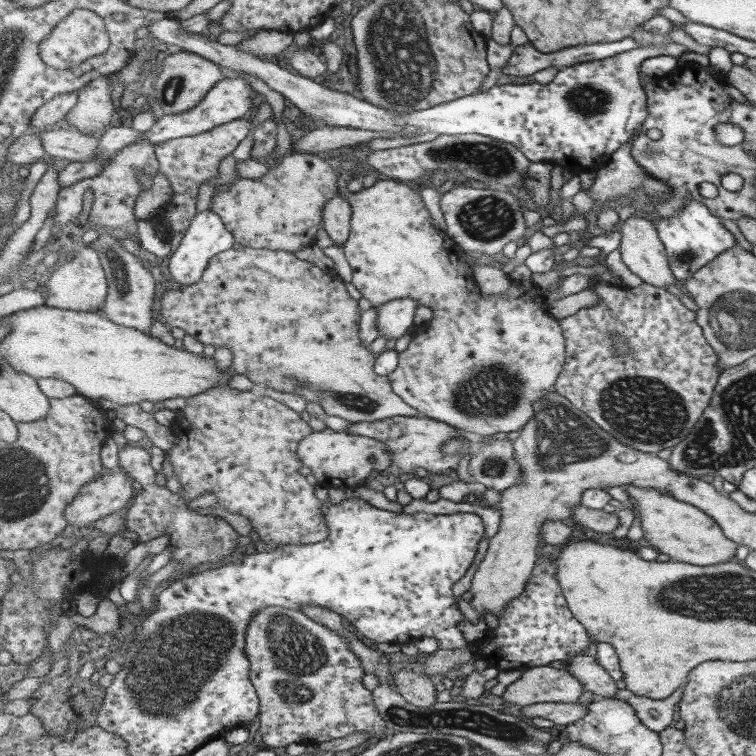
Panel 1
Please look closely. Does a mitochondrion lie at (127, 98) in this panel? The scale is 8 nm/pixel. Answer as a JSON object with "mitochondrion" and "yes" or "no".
{"mitochondrion":"no"}

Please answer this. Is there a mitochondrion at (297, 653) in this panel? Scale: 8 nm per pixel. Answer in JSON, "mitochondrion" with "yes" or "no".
{"mitochondrion":"yes"}

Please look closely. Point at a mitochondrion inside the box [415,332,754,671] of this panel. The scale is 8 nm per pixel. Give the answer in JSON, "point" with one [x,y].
{"point":[646,411]}

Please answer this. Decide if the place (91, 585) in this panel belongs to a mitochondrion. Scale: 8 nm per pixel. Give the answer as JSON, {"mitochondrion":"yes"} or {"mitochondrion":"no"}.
{"mitochondrion":"no"}

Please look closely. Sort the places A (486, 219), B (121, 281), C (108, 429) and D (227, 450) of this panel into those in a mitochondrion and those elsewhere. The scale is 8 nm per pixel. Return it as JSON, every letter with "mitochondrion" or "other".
{"A":"mitochondrion","B":"mitochondrion","C":"other","D":"other"}

